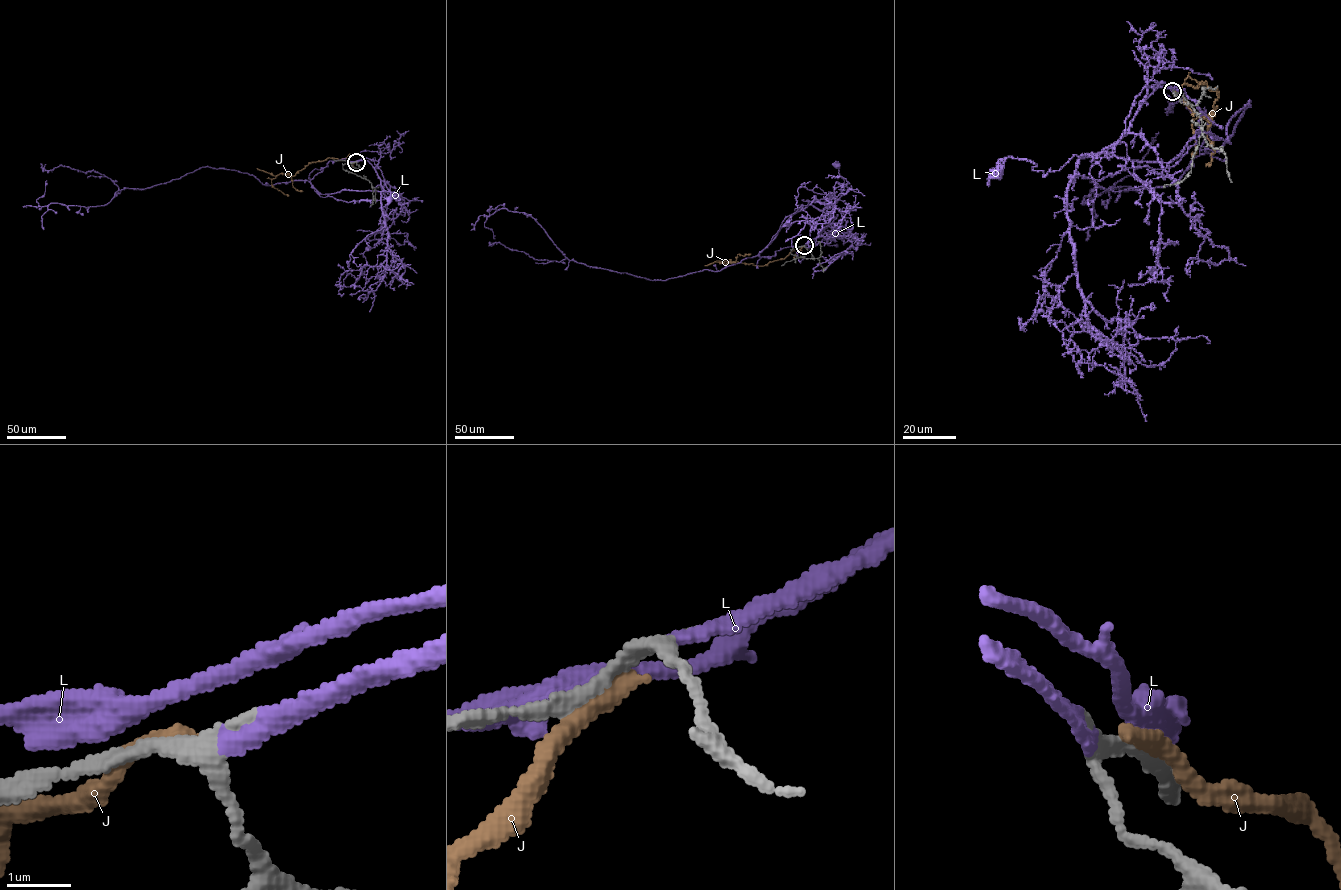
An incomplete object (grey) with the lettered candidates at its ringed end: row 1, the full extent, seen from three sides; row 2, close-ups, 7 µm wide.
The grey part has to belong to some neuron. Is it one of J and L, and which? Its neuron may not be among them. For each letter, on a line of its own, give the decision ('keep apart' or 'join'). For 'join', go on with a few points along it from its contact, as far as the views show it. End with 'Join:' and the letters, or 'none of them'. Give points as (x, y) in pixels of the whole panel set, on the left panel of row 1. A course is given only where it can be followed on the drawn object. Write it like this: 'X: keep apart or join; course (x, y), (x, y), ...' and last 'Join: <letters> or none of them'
J: keep apart
L: join; course (356, 162), (366, 160), (384, 191), (400, 198), (389, 197), (396, 194), (391, 192), (388, 199)
Join: L

